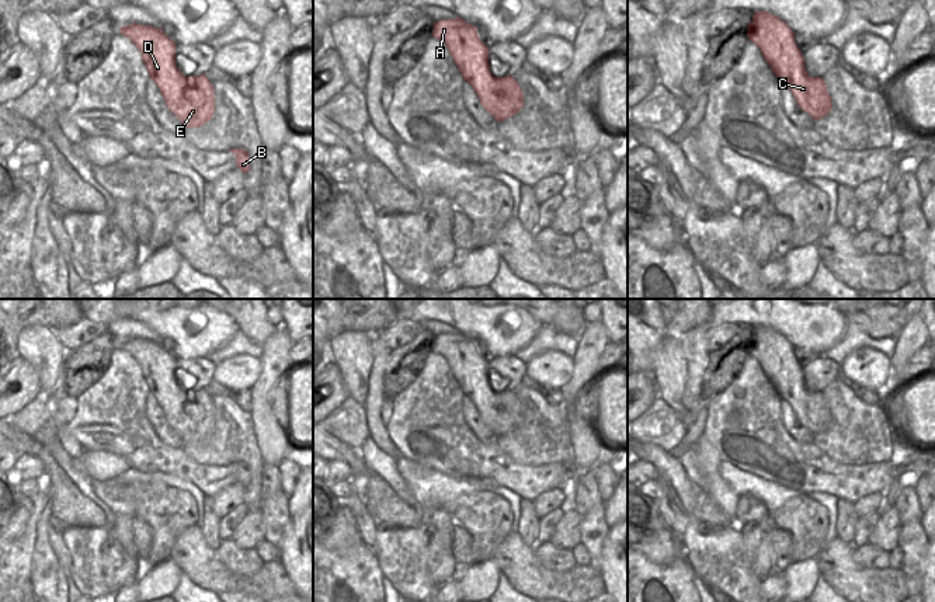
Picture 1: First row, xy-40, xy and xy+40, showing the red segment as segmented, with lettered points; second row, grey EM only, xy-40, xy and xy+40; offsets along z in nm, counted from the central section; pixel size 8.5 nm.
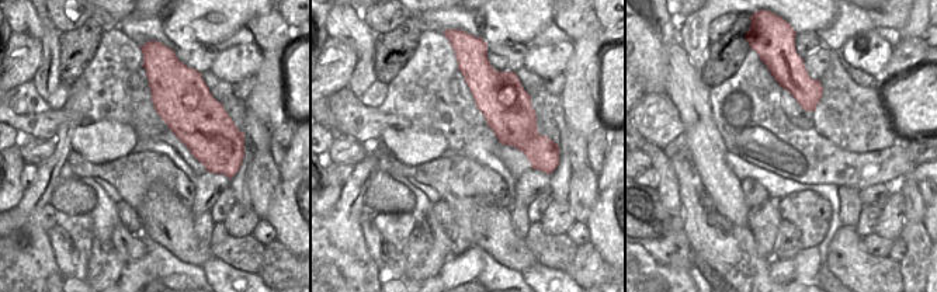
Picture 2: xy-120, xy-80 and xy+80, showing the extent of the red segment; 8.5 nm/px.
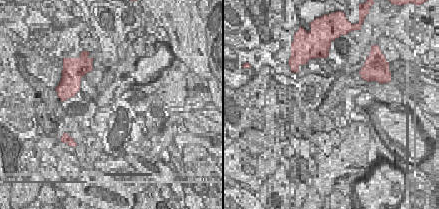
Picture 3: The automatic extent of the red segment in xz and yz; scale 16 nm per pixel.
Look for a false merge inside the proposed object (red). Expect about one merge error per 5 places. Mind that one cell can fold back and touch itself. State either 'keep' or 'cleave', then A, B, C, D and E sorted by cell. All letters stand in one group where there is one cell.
keep; A B C D E

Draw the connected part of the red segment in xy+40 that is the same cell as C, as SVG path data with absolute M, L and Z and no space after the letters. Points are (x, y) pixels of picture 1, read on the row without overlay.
M755 326L747 351L762 366L778 394L793 408L797 420L814 435L830 428L831 411L823 392L810 392L795 347L785 335L768 326Z

